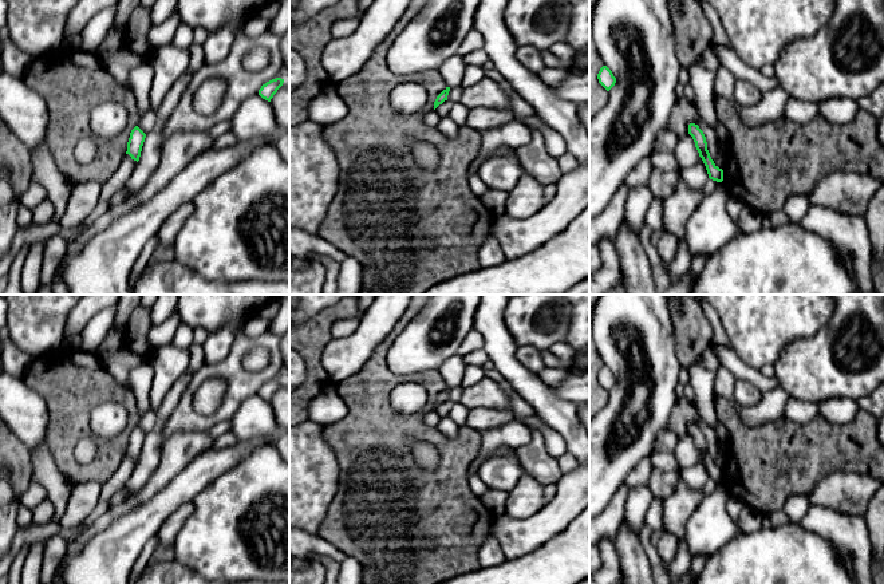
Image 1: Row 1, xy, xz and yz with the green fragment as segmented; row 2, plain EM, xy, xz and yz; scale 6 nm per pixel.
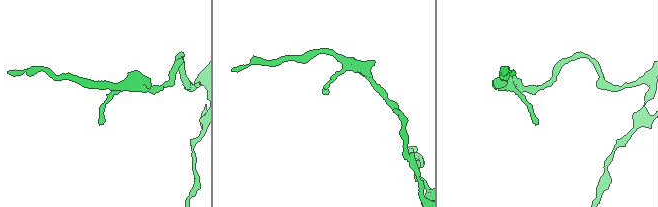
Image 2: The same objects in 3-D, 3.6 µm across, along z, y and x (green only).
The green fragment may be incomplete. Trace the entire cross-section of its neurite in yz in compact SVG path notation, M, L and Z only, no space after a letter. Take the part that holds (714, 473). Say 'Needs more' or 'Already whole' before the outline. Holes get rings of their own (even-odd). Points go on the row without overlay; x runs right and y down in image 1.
Already whole. M690 423L688 434L692 437L692 439L695 442L695 447L706 466L709 478L713 481L717 481L717 482L722 482L723 481L723 470L719 469L711 459L710 453L707 450L707 442L706 442L706 437L705 437L703 431L699 429L698 425Z

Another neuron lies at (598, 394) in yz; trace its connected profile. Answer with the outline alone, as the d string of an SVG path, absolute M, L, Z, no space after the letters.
M589 295L589 419L603 410L608 402L608 394L597 379L600 368L604 366L597 348L592 348L592 315L600 295Z

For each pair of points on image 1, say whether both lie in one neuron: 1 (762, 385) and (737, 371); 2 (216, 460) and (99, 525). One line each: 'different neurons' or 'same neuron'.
1: same neuron
2: different neurons

